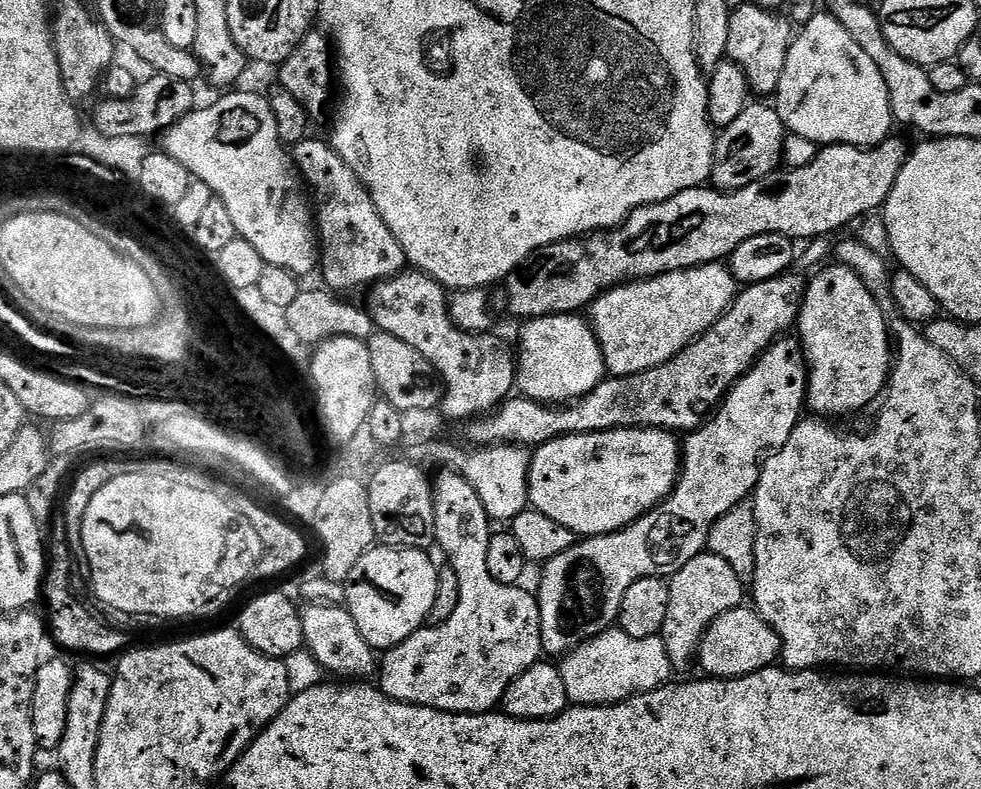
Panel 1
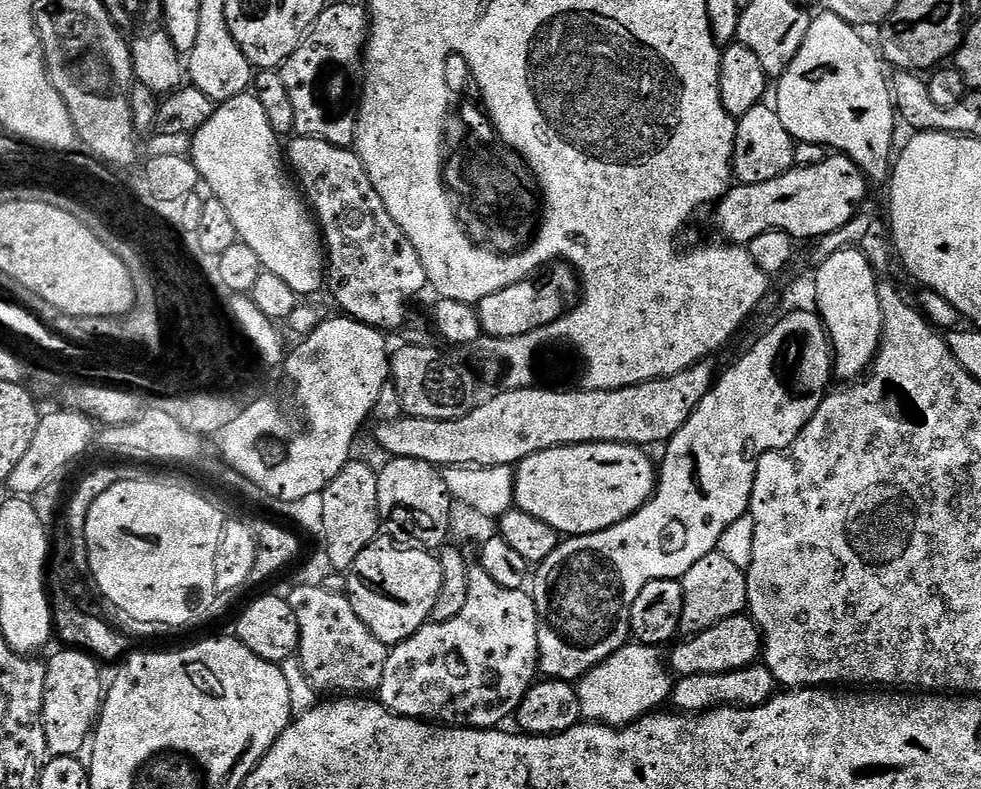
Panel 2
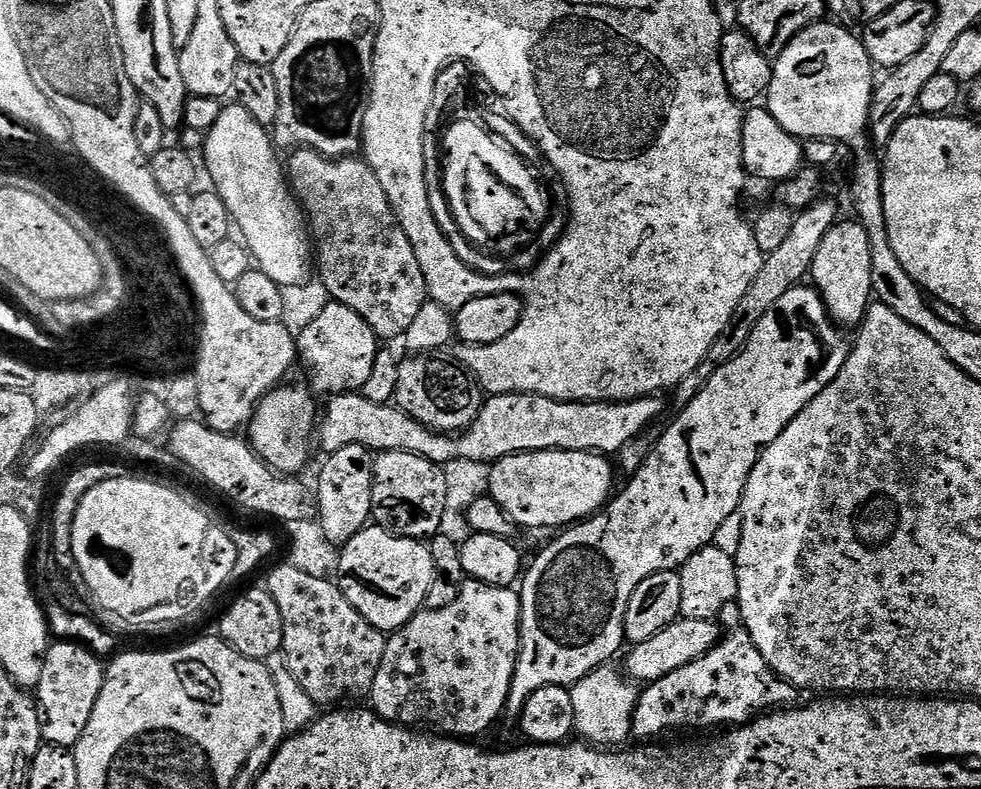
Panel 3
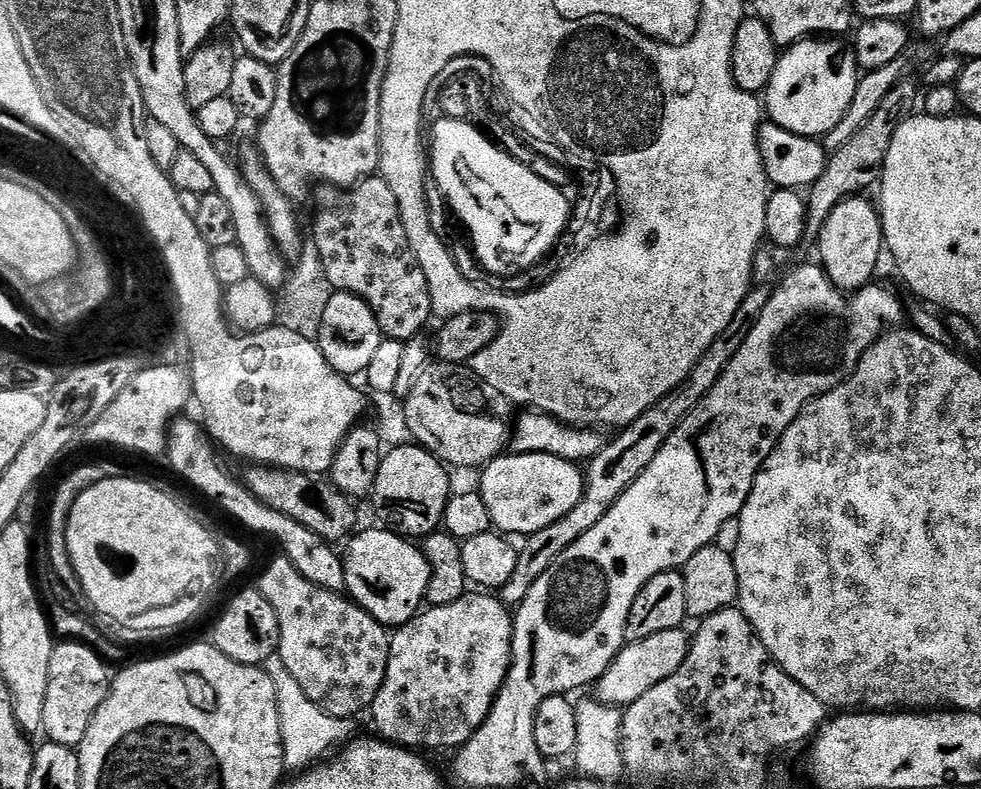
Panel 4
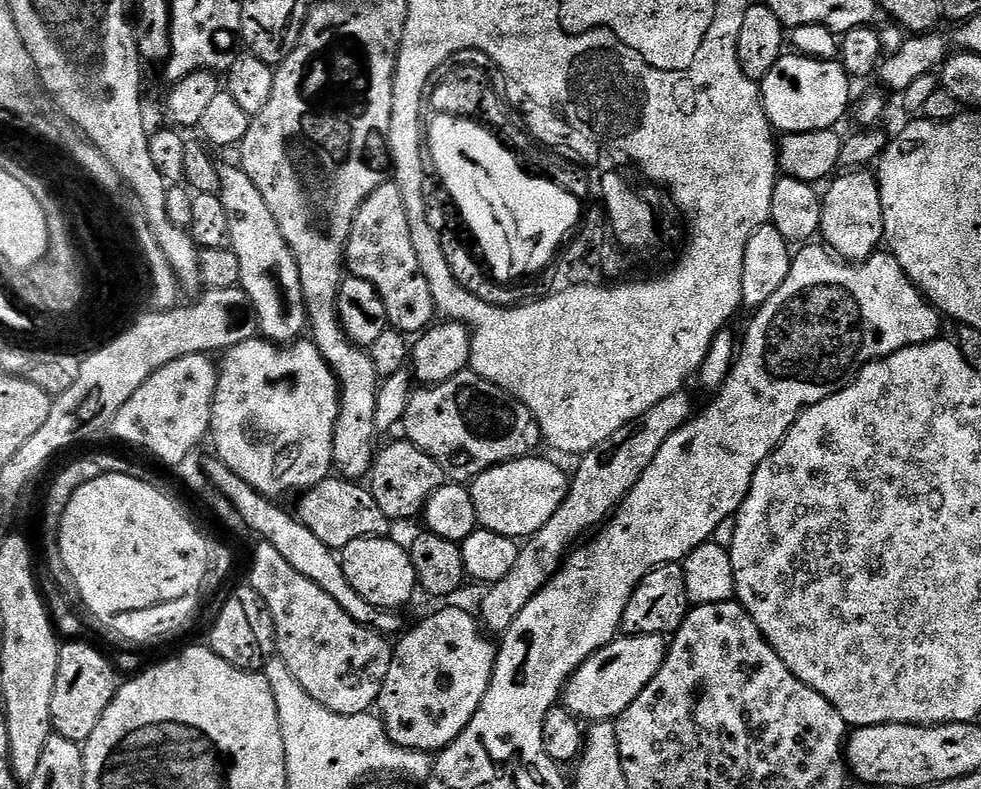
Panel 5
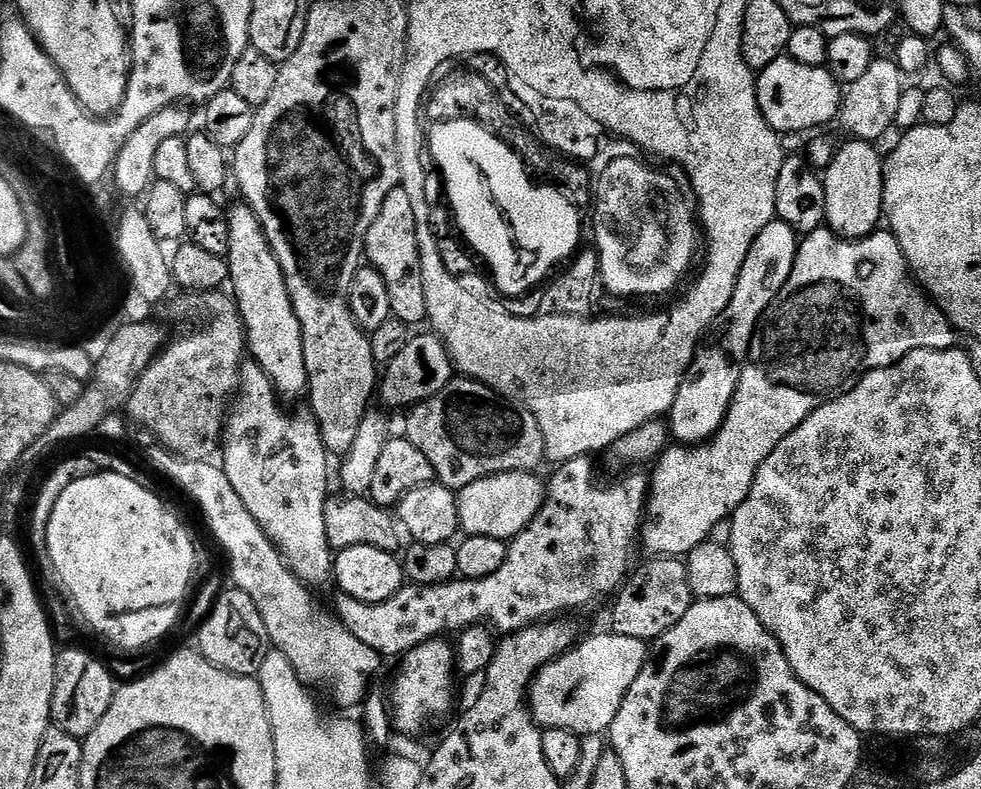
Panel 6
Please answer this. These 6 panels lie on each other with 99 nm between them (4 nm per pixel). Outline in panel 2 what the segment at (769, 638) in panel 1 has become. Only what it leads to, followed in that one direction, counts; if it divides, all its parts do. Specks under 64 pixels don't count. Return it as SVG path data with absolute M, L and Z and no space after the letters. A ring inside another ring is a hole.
M748 614L731 616L684 639L688 640L681 639L671 645L670 668L680 676L700 676L703 672L729 672L734 668L747 668L762 656L760 628Z

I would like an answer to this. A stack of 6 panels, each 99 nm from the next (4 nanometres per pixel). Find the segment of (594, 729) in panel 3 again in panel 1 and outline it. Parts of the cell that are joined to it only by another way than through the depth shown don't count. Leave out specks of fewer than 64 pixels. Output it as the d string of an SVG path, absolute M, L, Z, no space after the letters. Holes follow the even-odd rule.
M619 630L603 632L563 657L559 665L562 682L566 682L569 701L576 706L618 704L643 692L669 683L674 669L660 636L630 638Z

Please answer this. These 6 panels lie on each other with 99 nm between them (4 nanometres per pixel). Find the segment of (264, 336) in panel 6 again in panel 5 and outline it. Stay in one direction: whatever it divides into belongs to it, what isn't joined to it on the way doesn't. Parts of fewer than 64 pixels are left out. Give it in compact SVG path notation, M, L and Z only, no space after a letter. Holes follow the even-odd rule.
M220 164L218 195L222 206L226 206L226 219L230 221L232 252L238 254L239 287L250 298L260 332L267 339L287 346L305 335L308 322L298 262L286 238L282 238L282 230L278 230L278 222L274 222L274 214L270 214L270 206L266 206L266 198L262 198L258 186L250 182L243 168L232 164Z

